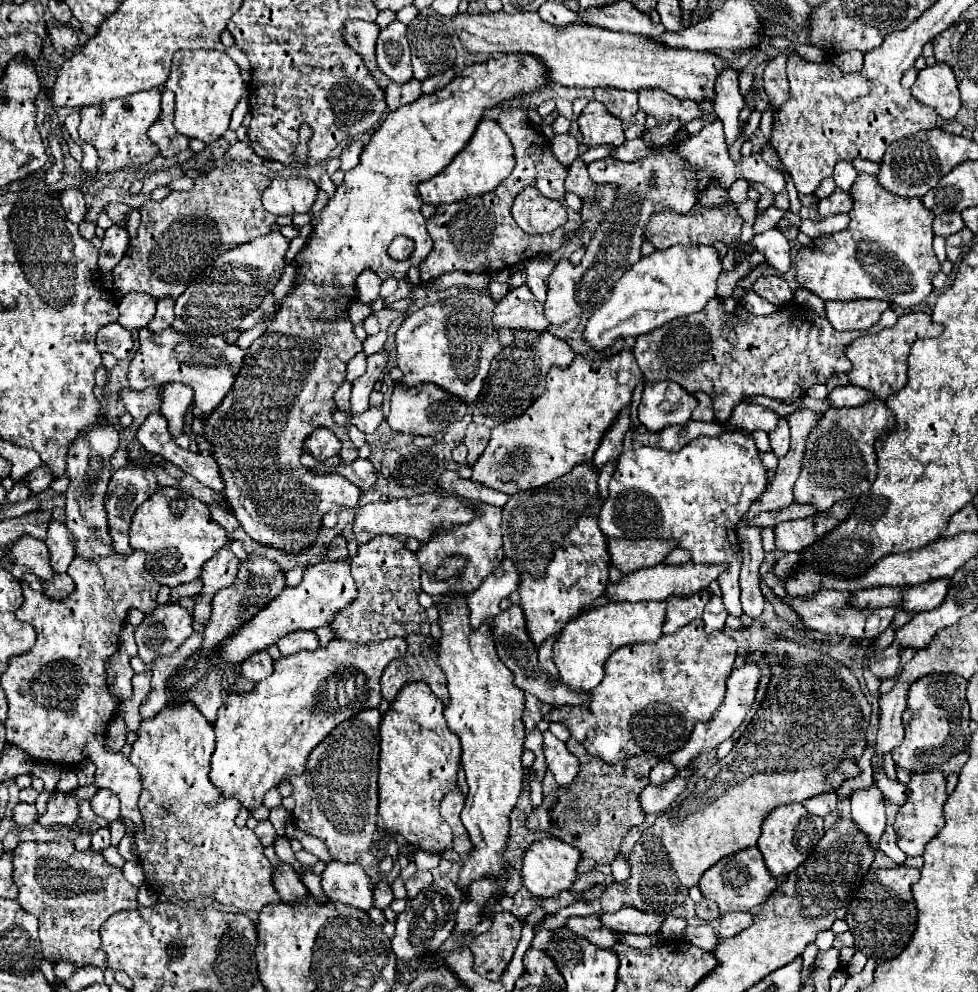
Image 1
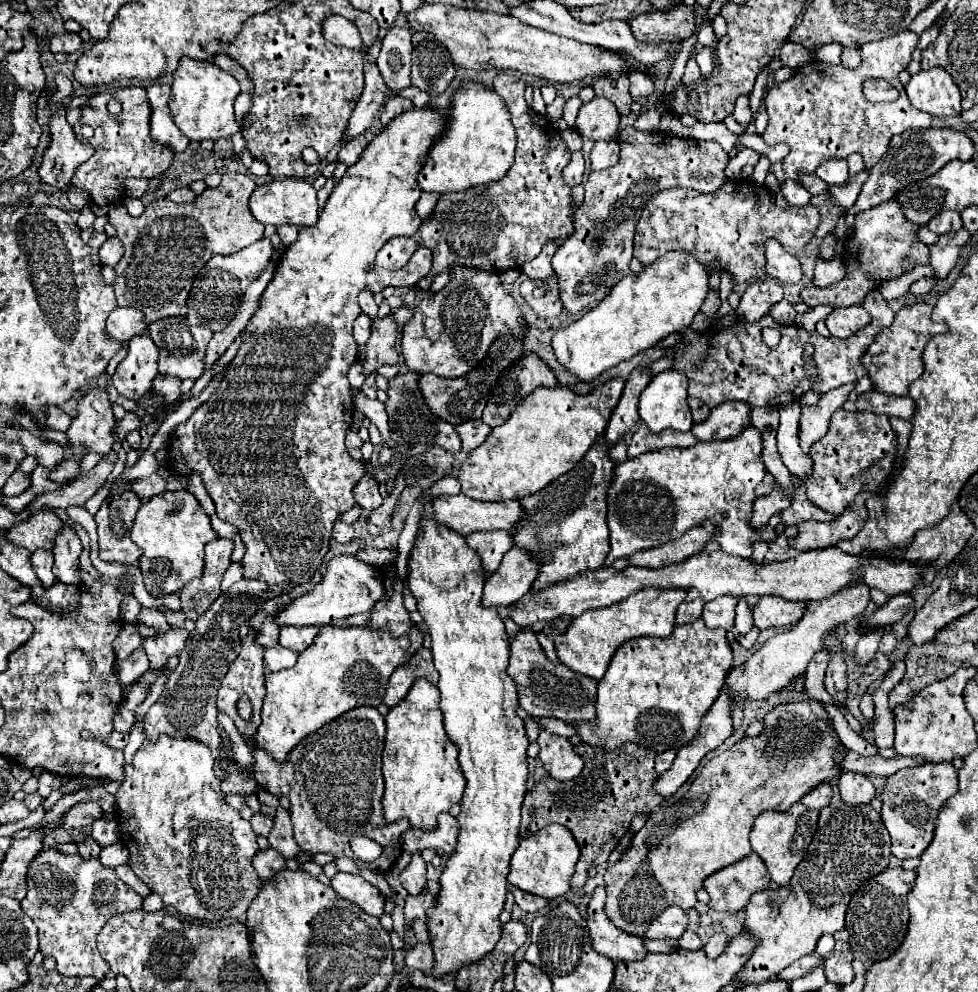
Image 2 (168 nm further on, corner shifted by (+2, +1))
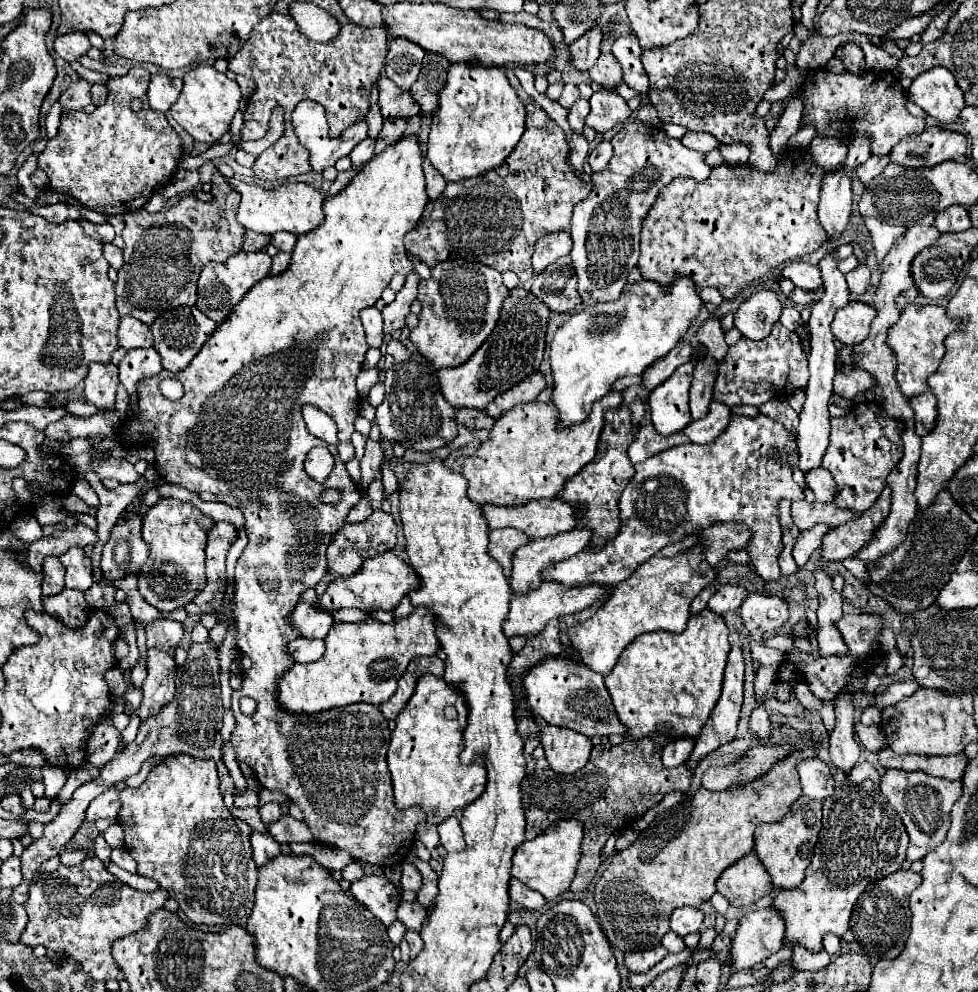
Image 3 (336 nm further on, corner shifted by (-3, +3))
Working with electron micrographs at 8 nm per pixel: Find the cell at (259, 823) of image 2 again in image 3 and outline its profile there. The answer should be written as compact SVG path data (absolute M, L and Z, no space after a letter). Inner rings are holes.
M264 803L258 811L260 811L260 817L266 825L272 825L274 821L278 821L282 817L282 811L280 811L278 803Z

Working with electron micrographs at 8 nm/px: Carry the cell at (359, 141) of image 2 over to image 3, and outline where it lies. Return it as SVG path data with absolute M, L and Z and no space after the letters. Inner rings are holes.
M364 139L360 145L356 145L354 147L354 151L348 155L350 157L350 161L352 161L352 165L356 165L356 167L360 167L360 165L364 165L366 161L370 161L372 159L372 155L374 155L374 139Z

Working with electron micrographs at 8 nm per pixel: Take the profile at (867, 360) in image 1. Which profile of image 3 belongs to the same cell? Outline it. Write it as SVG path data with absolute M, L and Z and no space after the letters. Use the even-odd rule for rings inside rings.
M906 305L900 319L888 329L888 341L886 345L894 351L898 357L898 369L896 379L900 385L902 395L916 397L928 391L926 379L938 369L946 349L944 339L958 329L958 319L948 319L946 309L942 305Z

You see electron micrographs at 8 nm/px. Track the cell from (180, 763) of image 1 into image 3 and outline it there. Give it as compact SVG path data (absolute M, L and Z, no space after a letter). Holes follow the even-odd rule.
M184 753L170 755L152 767L140 787L124 787L124 791L118 793L122 803L118 823L124 829L124 849L138 863L138 873L154 879L162 889L166 889L170 897L180 903L180 909L190 921L206 925L234 925L246 919L254 907L258 867L252 861L252 827L246 821L236 819L230 809L224 807L218 787L220 781L214 759L196 759Z

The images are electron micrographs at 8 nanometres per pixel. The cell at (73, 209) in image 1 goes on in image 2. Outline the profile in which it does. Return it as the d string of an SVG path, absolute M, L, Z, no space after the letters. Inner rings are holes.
M59 109L51 117L51 143L37 169L41 183L47 183L61 191L67 191L71 187L71 177L75 169L93 155L93 147L77 141L71 125L65 119L65 113L65 109Z

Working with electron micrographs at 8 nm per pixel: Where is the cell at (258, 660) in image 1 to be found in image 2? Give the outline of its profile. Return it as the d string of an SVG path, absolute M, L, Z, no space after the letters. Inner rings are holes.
M269 647L265 649L265 665L267 665L267 671L281 671L281 669L287 669L287 667L293 667L297 663L297 655L295 651L289 651L285 647Z

